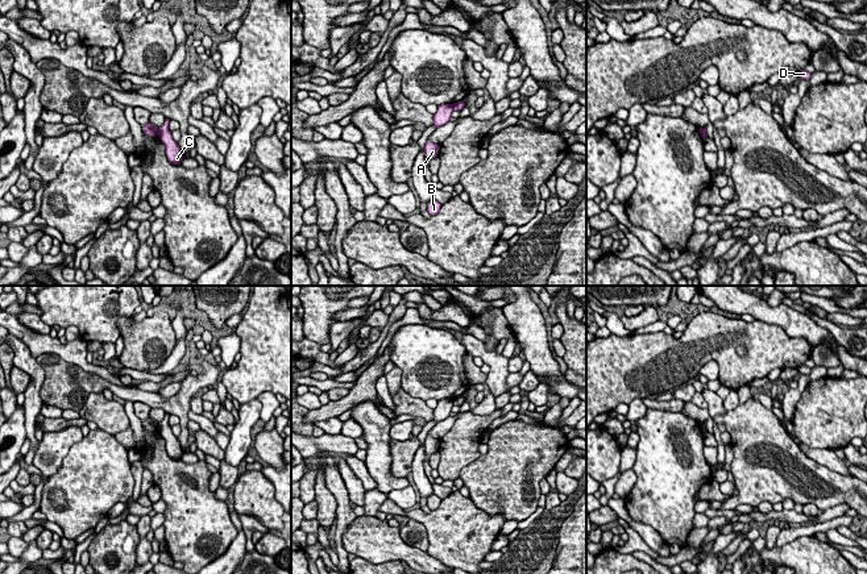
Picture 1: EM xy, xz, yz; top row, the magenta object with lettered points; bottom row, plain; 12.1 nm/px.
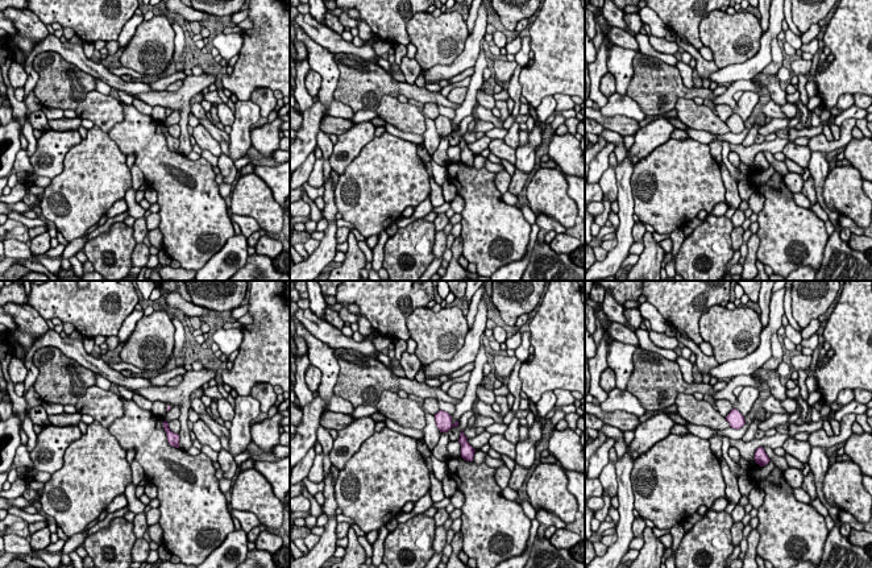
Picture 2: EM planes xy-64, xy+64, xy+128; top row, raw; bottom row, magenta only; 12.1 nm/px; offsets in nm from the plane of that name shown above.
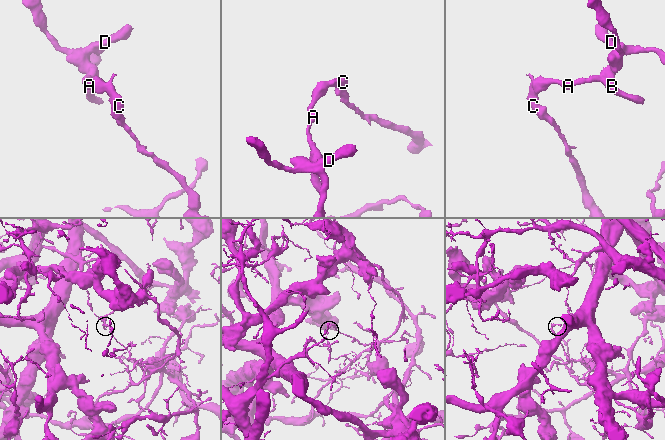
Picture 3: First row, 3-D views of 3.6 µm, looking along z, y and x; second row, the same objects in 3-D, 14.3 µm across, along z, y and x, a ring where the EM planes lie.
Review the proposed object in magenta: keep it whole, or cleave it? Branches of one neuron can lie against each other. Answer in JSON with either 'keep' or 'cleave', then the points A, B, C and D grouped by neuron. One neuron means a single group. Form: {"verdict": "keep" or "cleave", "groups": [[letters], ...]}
{"verdict": "cleave", "groups": [["A", "B", "D"], ["C"]]}

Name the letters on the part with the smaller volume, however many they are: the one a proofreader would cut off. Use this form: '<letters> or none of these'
C

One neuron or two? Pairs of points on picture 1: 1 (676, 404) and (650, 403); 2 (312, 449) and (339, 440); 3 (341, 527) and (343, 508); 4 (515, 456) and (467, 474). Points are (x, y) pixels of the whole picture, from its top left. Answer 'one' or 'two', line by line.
1: one
2: one
3: one
4: one

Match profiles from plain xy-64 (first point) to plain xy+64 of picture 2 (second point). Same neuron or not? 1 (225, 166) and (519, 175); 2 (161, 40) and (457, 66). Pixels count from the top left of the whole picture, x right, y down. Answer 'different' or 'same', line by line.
1: same
2: different

